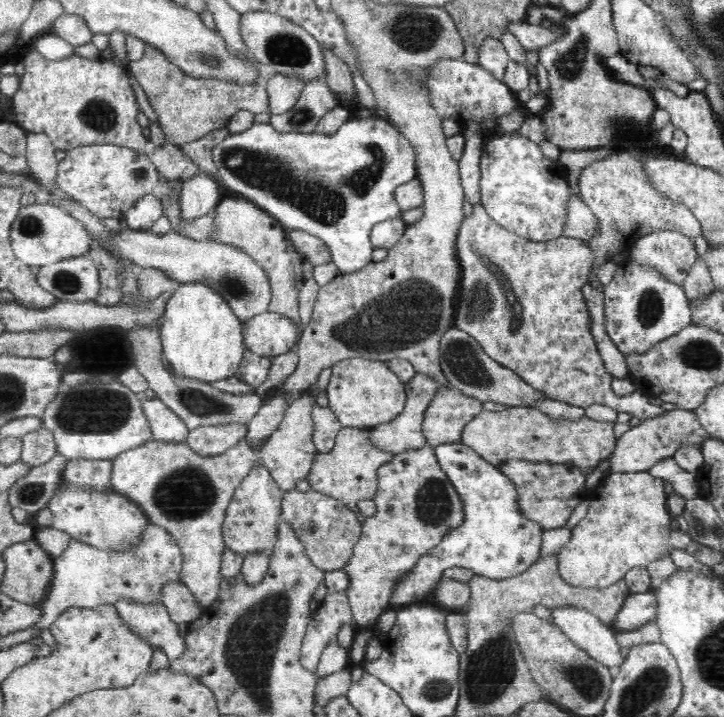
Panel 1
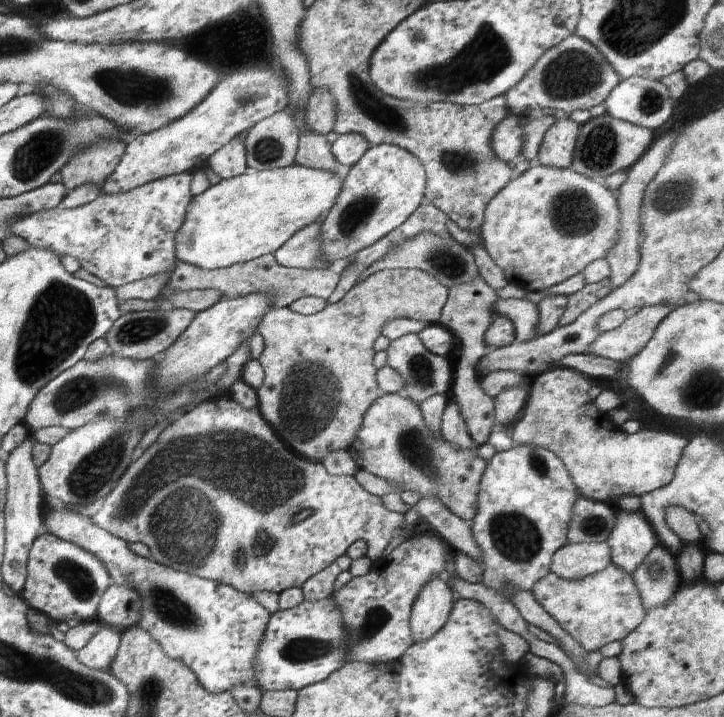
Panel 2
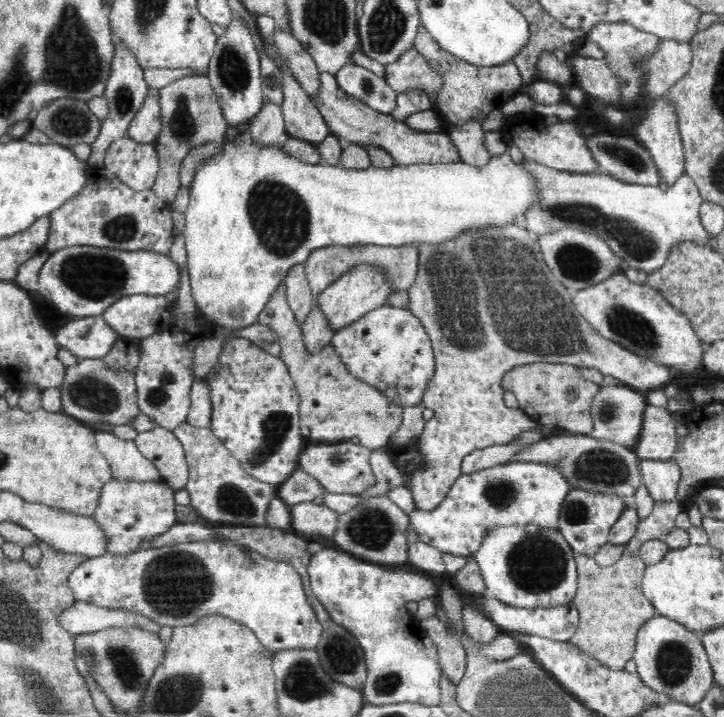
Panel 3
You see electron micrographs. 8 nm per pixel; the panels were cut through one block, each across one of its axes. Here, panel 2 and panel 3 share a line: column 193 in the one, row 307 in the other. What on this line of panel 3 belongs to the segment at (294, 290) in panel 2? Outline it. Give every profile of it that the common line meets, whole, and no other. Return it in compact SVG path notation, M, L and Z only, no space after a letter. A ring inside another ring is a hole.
M283 282L277 286L257 322L269 326L279 336L279 357L285 362L299 395L299 421L302 427L310 429L312 439L319 443L336 443L358 437L360 444L369 450L387 447L390 438L403 424L404 409L373 386L352 376L331 344L315 354L306 351L301 324L289 307Z

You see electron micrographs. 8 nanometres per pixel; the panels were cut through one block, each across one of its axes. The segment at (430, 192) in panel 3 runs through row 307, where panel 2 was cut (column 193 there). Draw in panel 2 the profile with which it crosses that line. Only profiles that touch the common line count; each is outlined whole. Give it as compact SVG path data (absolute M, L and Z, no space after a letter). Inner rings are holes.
M297 163L289 167L254 171L247 170L240 176L222 179L202 194L193 196L188 205L184 222L175 236L175 254L179 261L210 270L226 268L236 263L248 262L262 255L273 254L297 230L320 222L334 206L344 179L338 172L320 168L306 168Z

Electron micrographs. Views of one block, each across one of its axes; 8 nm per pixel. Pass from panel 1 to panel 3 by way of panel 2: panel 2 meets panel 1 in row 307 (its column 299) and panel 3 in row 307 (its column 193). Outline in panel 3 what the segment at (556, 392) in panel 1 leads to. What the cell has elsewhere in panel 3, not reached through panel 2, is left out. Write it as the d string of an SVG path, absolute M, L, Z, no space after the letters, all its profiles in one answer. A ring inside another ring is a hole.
M506 224L506 228L504 228L504 226L500 226L500 228L496 226L496 230L494 230L494 226L488 226L488 228L480 228L480 230L468 230L468 234L464 234L464 236L458 238L456 242L448 242L448 244L426 244L425 242L420 242L420 244L416 244L416 246L418 247L418 272L414 284L407 289L409 302L406 308L410 309L412 314L424 325L424 329L426 329L432 342L434 359L436 359L434 376L432 376L432 380L428 382L428 389L423 396L422 402L424 408L434 411L434 417L431 421L426 421L422 435L416 443L416 445L418 445L418 451L421 452L421 456L425 459L425 468L411 475L410 484L408 484L416 509L418 510L434 510L434 508L446 498L446 494L448 494L448 490L450 490L456 478L462 475L461 465L463 459L468 457L471 453L474 453L474 450L482 450L488 446L494 446L494 444L510 444L517 439L520 434L528 431L540 431L543 437L559 433L558 429L554 426L543 426L530 419L529 414L524 413L520 408L518 410L511 410L511 408L506 406L503 400L505 391L502 389L502 378L504 378L504 374L510 372L512 368L524 364L534 364L534 362L568 364L580 368L597 368L602 374L617 378L620 384L628 385L640 394L646 394L650 390L662 388L665 383L672 380L673 375L676 373L676 370L673 370L670 366L654 363L654 361L648 359L648 357L640 357L640 355L632 353L632 351L626 349L626 347L622 347L616 344L616 342L608 340L598 334L598 331L594 330L594 327L592 327L592 325L576 310L571 299L573 293L571 293L565 285L554 279L550 267L547 266L540 252L538 240L534 240L523 226L518 227L515 224ZM520 288L524 288L526 294L536 294L536 296L520 298Z

